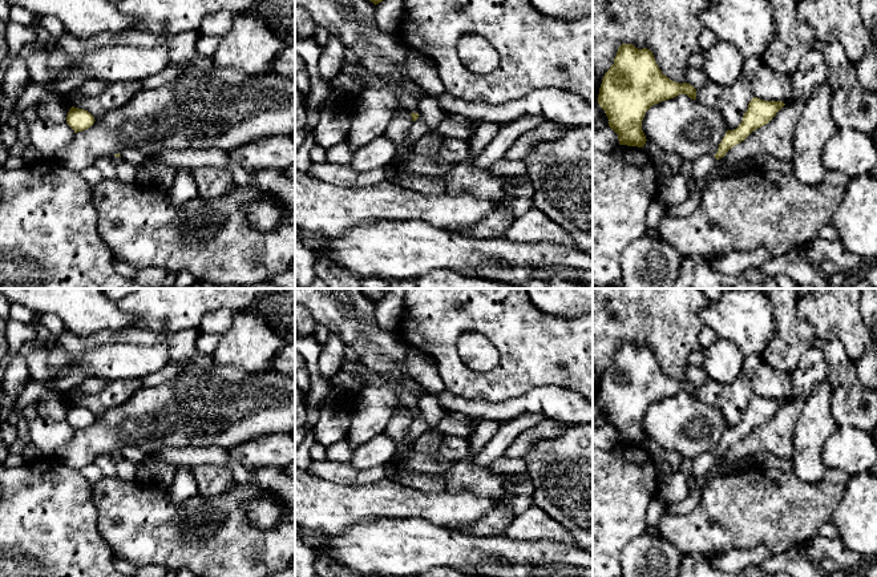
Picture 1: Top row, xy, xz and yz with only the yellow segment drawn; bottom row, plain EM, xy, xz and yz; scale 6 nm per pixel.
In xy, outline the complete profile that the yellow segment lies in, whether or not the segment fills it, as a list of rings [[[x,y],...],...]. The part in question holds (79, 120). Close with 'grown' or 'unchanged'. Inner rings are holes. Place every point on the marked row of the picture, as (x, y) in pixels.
[[[74,106],[69,109],[66,116],[66,122],[74,130],[74,133],[89,129],[94,121],[94,117],[88,110]]] | unchanged

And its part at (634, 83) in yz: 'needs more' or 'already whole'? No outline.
already whole

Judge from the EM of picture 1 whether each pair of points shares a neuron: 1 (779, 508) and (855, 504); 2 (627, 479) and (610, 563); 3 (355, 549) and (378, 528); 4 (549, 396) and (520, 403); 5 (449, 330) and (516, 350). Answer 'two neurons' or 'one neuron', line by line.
1: two neurons
2: one neuron
3: one neuron
4: one neuron
5: one neuron

